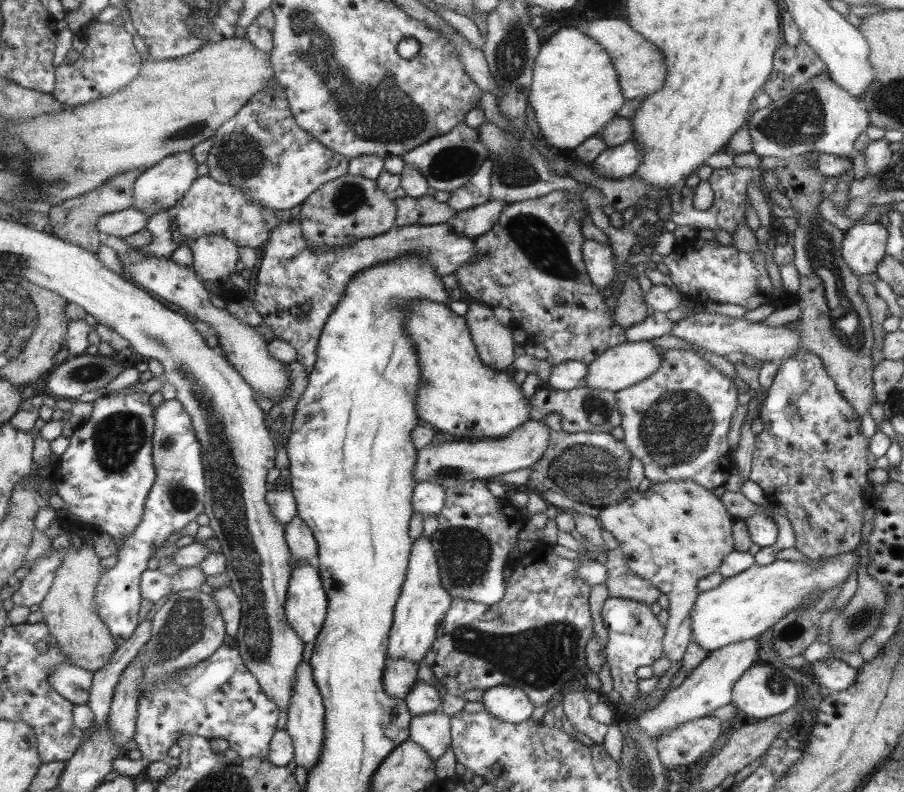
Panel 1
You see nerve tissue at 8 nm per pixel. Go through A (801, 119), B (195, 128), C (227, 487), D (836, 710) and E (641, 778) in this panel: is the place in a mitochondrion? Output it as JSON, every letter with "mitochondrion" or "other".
{"A":"mitochondrion","B":"mitochondrion","C":"mitochondrion","D":"other","E":"mitochondrion"}

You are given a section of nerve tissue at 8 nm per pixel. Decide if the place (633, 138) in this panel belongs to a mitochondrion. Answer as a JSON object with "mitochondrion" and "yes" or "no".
{"mitochondrion":"no"}

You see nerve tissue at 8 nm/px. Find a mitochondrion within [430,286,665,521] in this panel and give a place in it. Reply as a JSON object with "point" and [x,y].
{"point":[589,473]}

